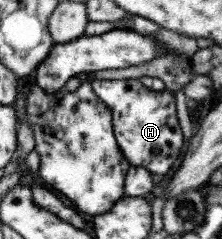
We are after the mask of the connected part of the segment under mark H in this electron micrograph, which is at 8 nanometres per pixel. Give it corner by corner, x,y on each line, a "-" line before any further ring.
90,79
89,83
93,94
111,112
112,132
116,144
121,150
122,156
130,166
143,167
155,178
159,179
171,169
175,159
179,157
179,151
183,147
183,136
176,117
177,101
174,100
169,90
153,91
143,86
138,79
101,80

